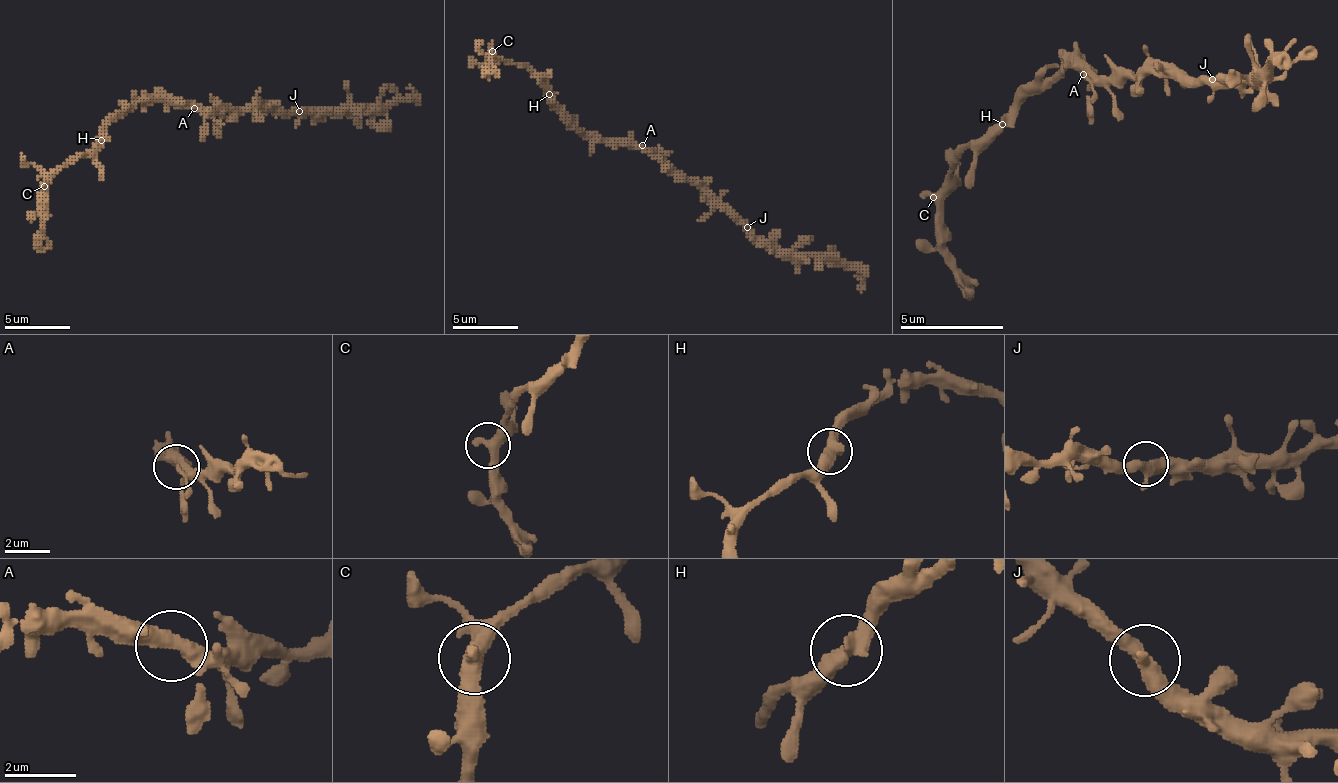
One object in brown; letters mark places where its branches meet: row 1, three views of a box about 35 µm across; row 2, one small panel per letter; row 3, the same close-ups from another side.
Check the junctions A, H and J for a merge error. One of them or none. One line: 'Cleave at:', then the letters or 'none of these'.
Cleave at: none of these

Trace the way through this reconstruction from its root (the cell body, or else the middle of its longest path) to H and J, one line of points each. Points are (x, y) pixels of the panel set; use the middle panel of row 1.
H: (642, 152), (626, 145), (593, 142), (554, 106), (548, 93)
J: (642, 152), (659, 155), (688, 178), (698, 178), (747, 227)

